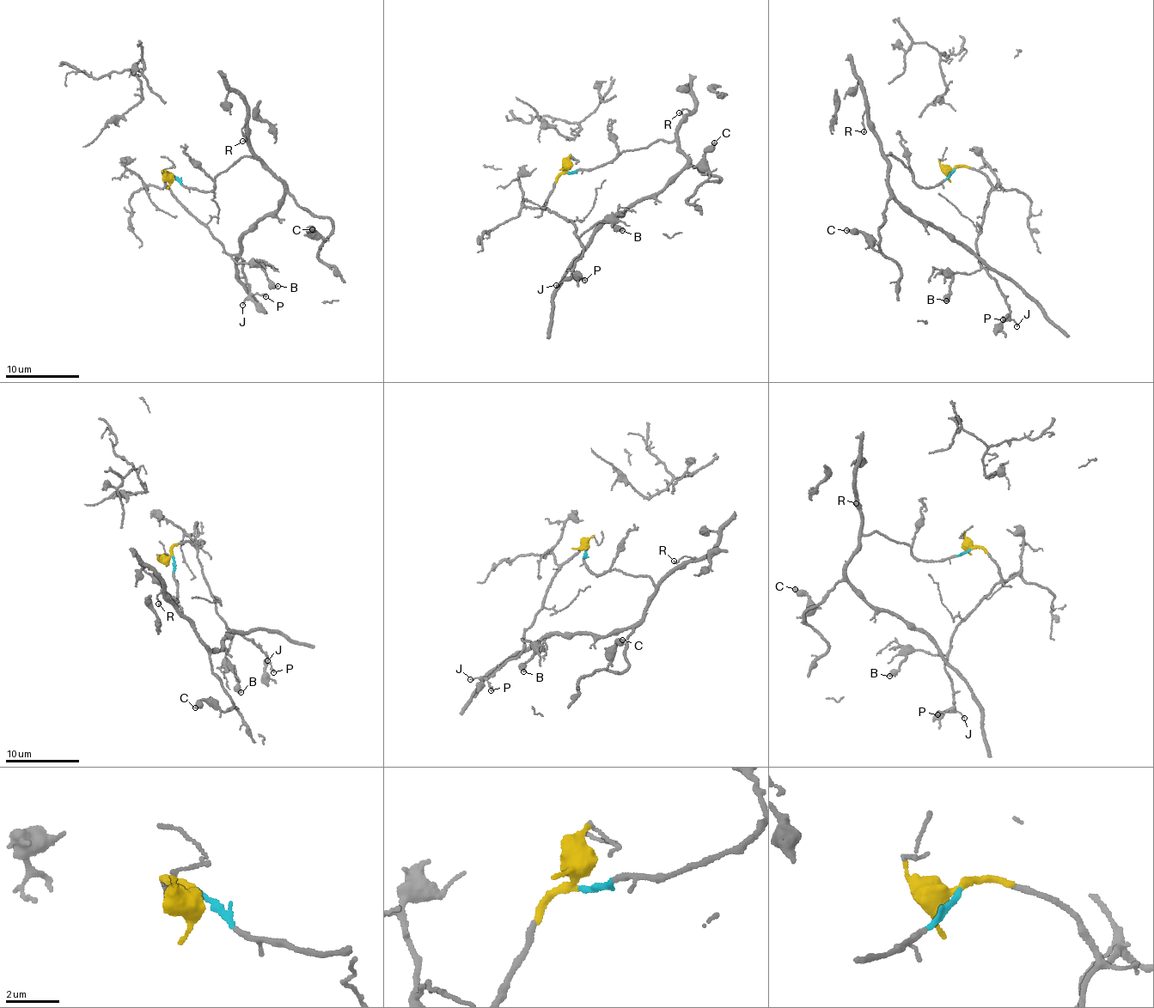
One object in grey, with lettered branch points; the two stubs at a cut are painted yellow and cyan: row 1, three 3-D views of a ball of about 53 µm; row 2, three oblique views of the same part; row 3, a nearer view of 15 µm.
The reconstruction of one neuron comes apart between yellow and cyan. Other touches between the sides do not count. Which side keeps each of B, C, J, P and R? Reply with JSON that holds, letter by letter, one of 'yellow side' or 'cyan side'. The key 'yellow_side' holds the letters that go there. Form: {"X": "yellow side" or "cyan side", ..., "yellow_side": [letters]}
{"B": "yellow side", "C": "cyan side", "J": "yellow side", "P": "yellow side", "R": "cyan side", "yellow_side": ["B", "J", "P"]}

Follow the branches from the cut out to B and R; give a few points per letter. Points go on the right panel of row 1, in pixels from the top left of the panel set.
B: (955, 167), (962, 166), (983, 173), (992, 189), (975, 243), (979, 268), (974, 272), (950, 275), (946, 300)
R: (955, 167), (943, 181), (922, 187), (903, 163), (891, 153), (884, 154), (873, 125), (863, 116), (863, 131)

